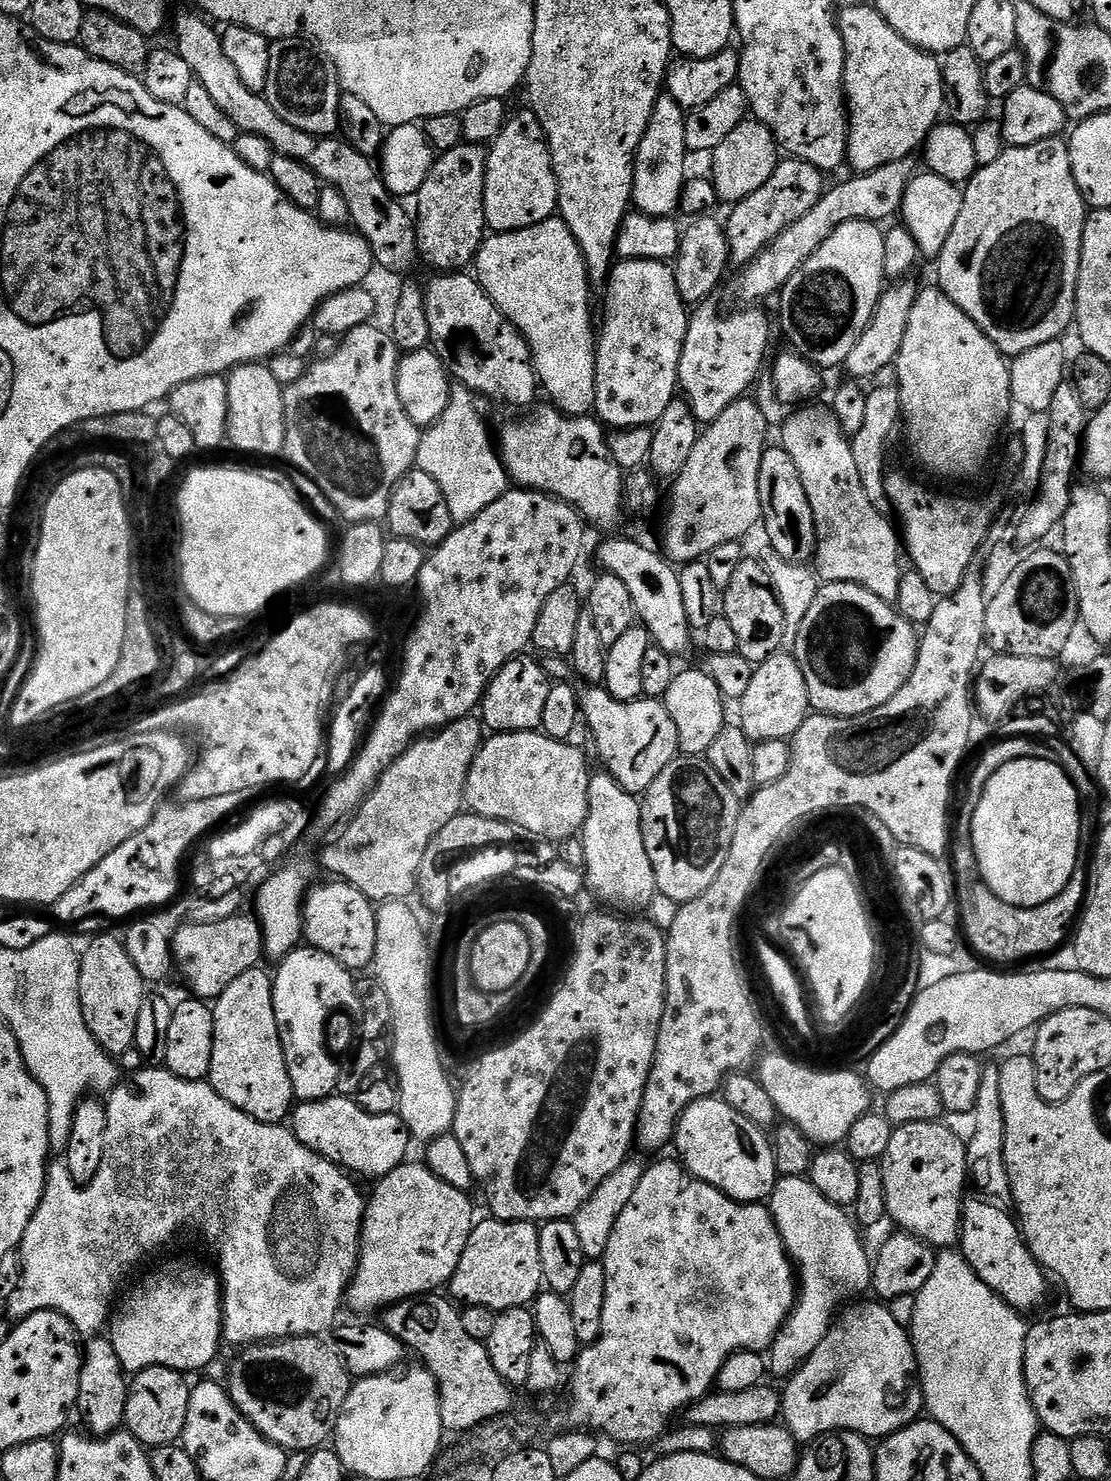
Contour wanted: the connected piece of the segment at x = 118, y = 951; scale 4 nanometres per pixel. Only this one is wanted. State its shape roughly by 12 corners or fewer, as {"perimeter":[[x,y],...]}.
{"perimeter":[[123,939],[80,958],[90,1034],[120,1058],[136,1042],[146,981]]}

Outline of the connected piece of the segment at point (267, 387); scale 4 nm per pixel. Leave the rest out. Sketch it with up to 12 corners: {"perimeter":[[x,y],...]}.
{"perimeter":[[263,363],[227,373],[227,443],[284,450],[284,388]]}

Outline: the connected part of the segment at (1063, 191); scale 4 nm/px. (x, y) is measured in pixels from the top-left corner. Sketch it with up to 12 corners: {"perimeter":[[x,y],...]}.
{"perimeter":[[1067,143],[977,167],[938,286],[1005,357],[1074,324]]}

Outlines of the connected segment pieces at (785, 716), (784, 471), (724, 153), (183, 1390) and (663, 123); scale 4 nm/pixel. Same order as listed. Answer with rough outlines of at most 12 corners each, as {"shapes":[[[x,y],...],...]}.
{"shapes":[[[795,655],[755,665],[738,701],[749,740],[787,740],[810,714]],[[768,446],[758,470],[771,551],[807,565],[814,513],[794,459]],[[755,118],[710,153],[717,201],[731,206],[774,174],[778,145]],[[172,1368],[131,1377],[123,1427],[149,1449],[184,1435],[192,1388]],[[656,100],[636,151],[635,211],[672,216],[686,183],[685,109]]]}

